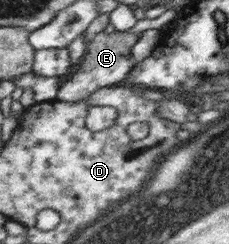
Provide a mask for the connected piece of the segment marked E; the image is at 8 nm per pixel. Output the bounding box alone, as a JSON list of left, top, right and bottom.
[57,31,139,103]

